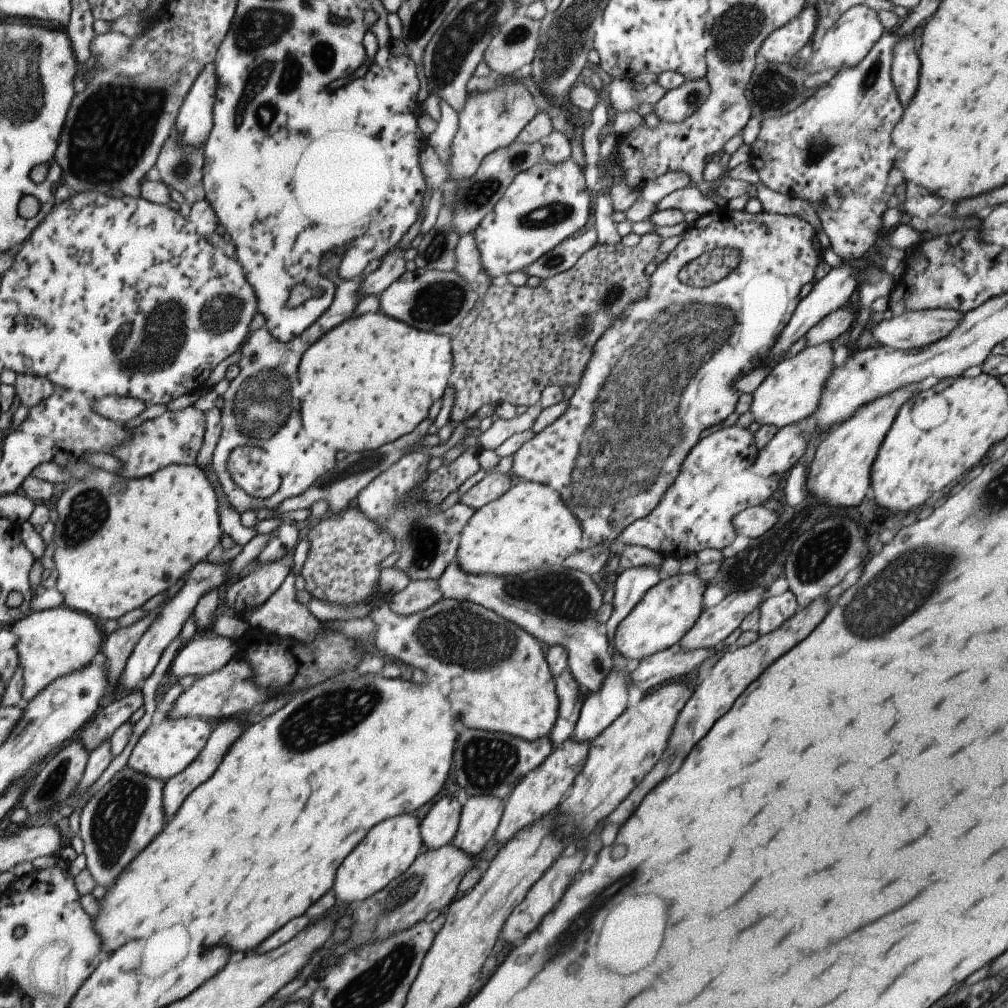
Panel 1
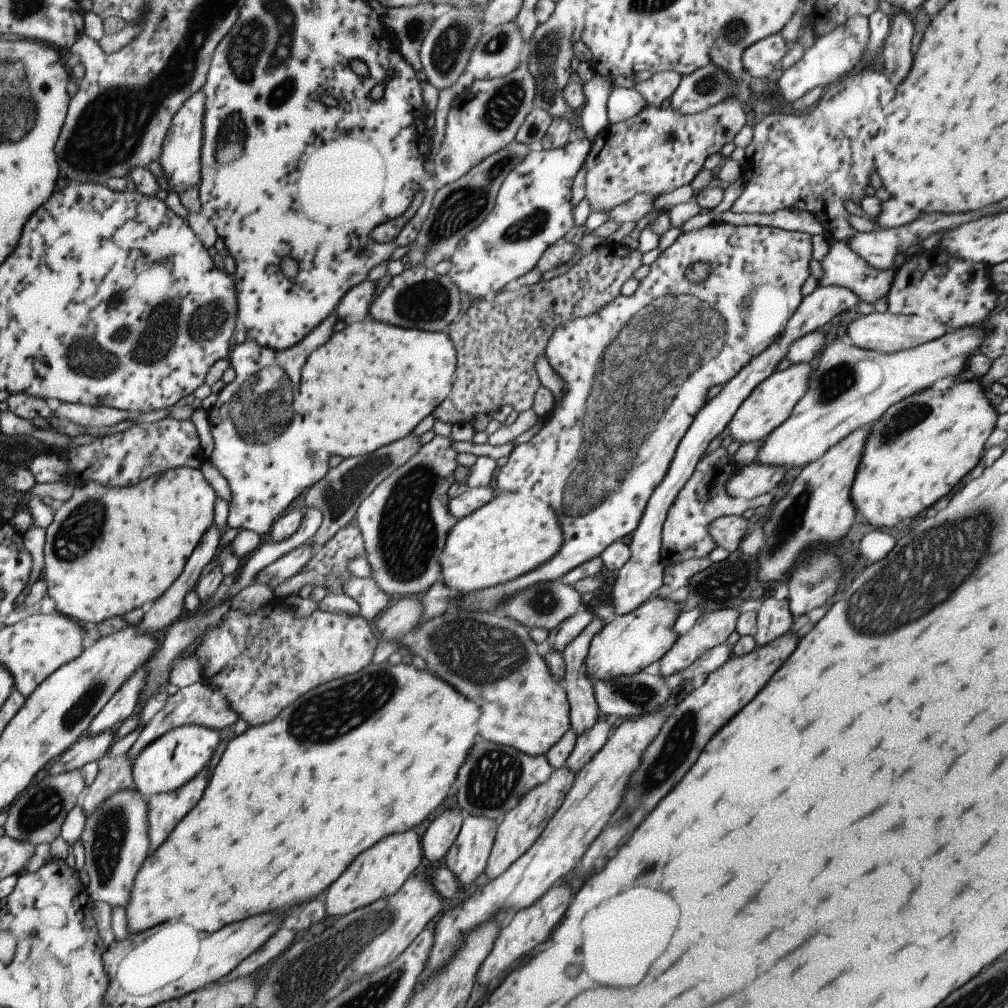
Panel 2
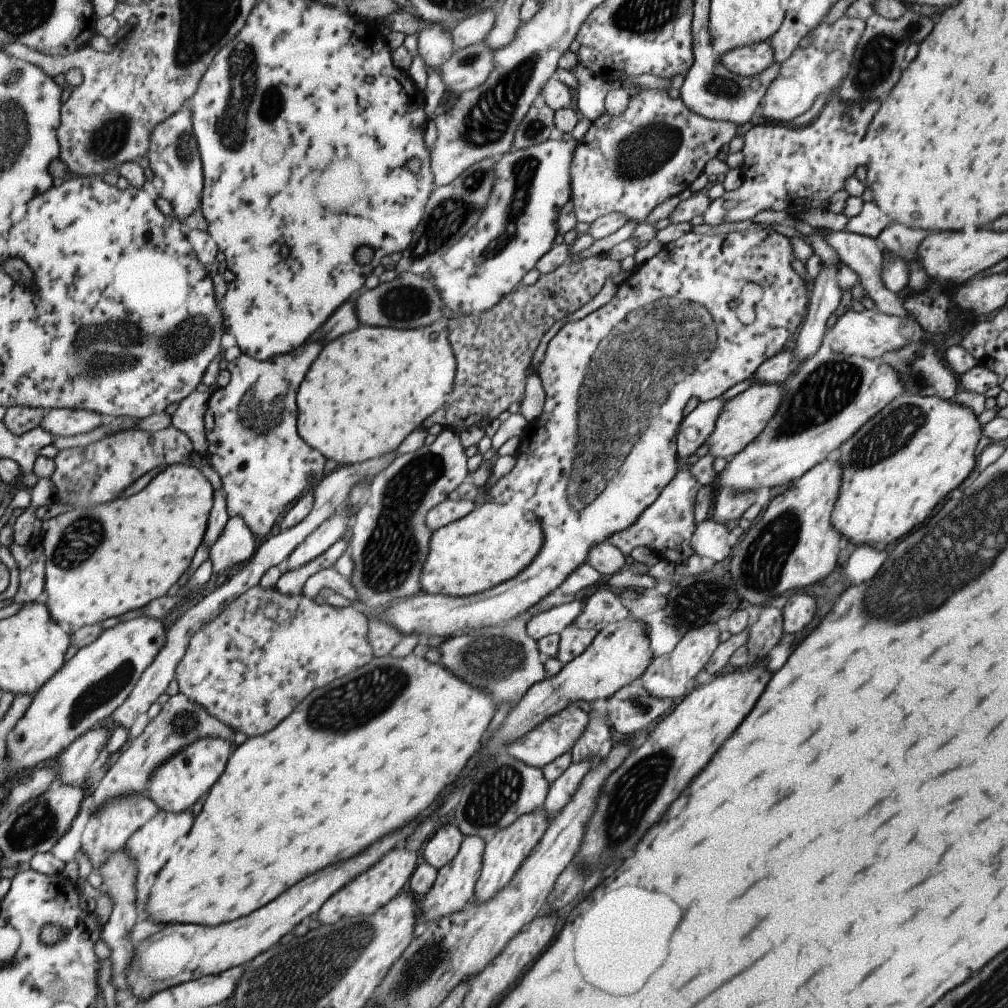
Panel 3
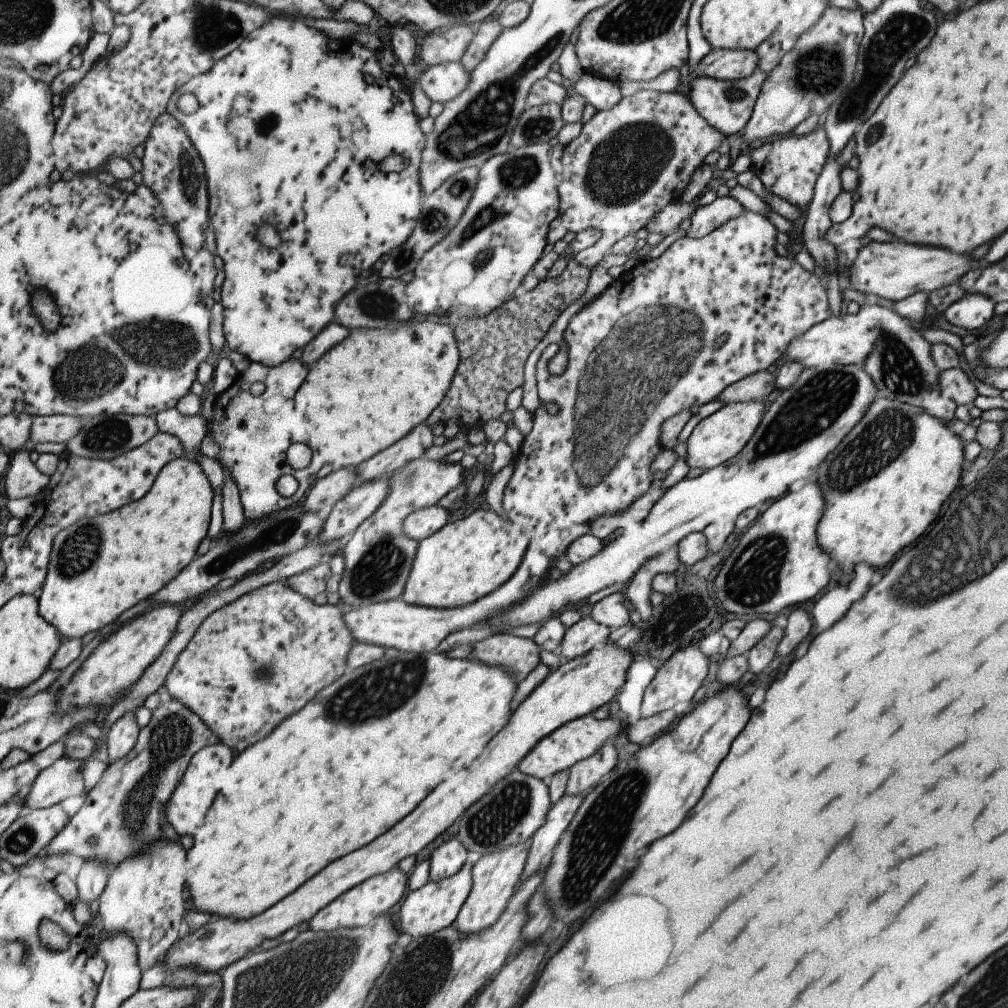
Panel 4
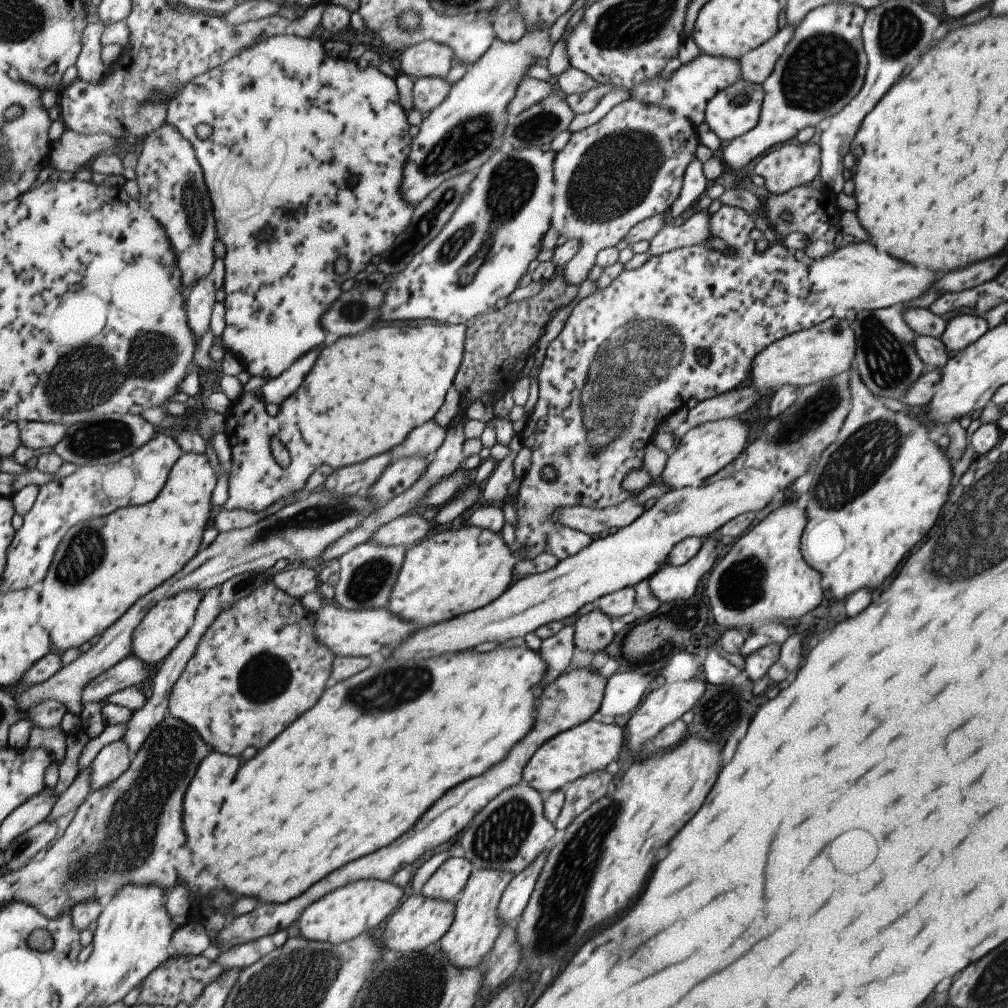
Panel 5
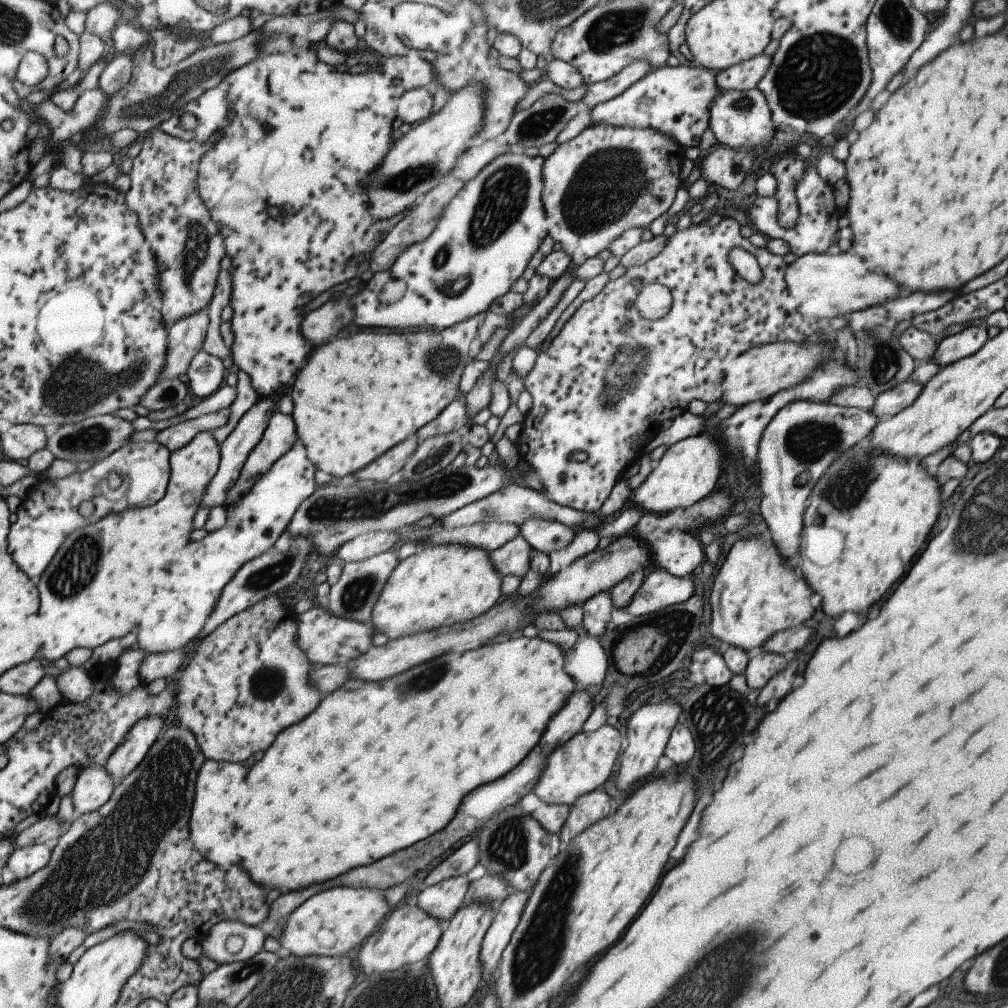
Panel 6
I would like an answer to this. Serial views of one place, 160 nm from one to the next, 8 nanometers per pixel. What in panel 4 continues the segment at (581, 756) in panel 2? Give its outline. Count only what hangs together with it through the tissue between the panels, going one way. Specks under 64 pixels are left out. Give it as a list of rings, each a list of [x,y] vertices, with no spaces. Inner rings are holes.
[[[564,792],[557,802],[550,803],[541,826],[530,836],[528,855],[518,884],[525,877],[540,871],[541,865],[549,862],[559,837],[567,828],[581,801],[581,795],[570,795]]]

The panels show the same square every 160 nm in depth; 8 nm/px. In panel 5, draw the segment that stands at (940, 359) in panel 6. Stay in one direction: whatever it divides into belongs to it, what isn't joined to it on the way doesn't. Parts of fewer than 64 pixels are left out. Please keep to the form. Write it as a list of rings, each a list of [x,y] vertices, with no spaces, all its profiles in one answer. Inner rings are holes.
[[[959,313],[948,321],[942,335],[941,342],[947,352],[963,350],[968,344],[975,342],[987,330],[987,323],[983,317]]]

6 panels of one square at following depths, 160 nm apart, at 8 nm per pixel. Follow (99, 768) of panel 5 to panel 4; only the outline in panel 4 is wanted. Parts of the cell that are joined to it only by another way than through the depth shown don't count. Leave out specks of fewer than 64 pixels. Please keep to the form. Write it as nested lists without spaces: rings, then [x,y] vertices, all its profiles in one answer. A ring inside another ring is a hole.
[[[137,709],[126,712],[108,732],[106,738],[109,763],[121,760],[134,748],[140,735]]]

